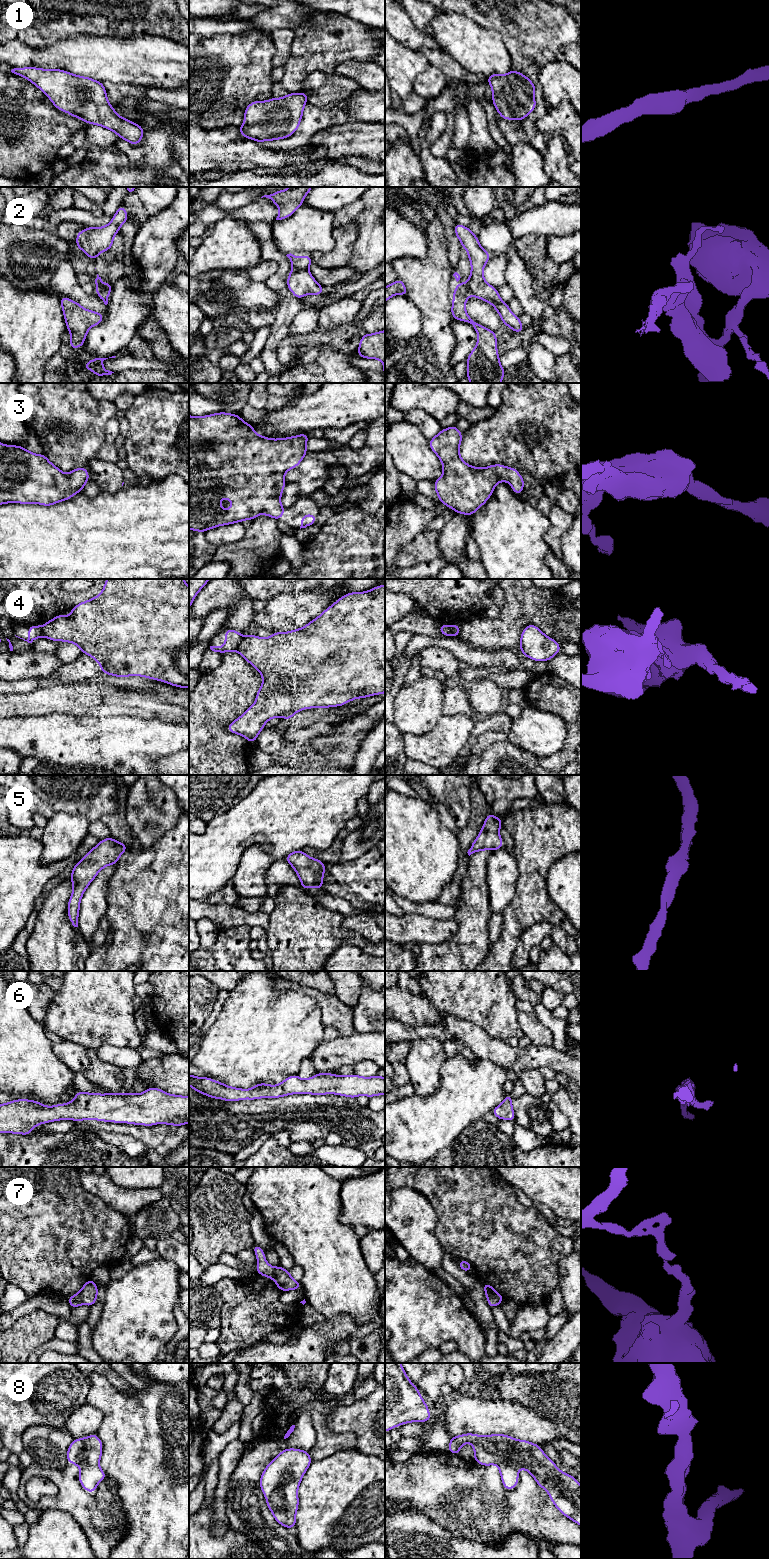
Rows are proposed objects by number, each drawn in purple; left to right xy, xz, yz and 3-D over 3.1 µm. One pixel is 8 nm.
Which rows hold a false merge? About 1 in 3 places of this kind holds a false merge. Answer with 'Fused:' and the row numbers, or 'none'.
Fused: 2, 4, 7

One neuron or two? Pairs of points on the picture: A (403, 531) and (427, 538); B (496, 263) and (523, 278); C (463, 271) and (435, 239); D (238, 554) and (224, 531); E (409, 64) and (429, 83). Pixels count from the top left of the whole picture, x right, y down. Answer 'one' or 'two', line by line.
A: two
B: two
C: two
D: two
E: two

